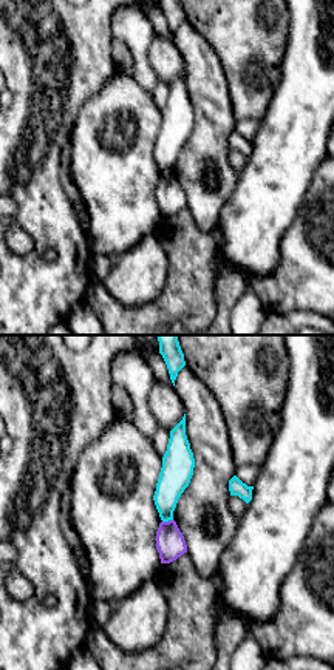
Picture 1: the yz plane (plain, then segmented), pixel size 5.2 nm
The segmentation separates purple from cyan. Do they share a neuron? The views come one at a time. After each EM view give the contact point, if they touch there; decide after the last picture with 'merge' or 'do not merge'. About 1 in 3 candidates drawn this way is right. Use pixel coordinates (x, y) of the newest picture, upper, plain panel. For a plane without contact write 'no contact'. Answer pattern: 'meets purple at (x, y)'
meets purple at (169, 175)

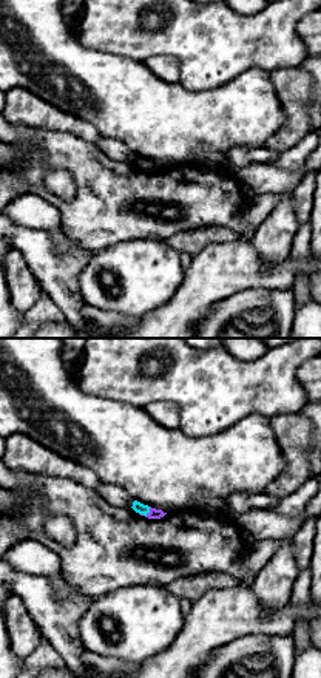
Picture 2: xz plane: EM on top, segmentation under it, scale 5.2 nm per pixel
meets purple at (148, 167)

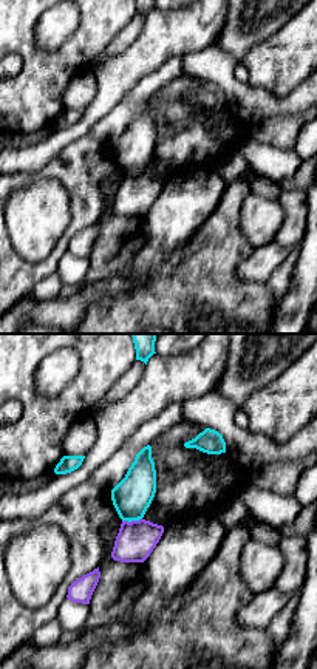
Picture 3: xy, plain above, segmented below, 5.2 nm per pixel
meets purple at (132, 175)

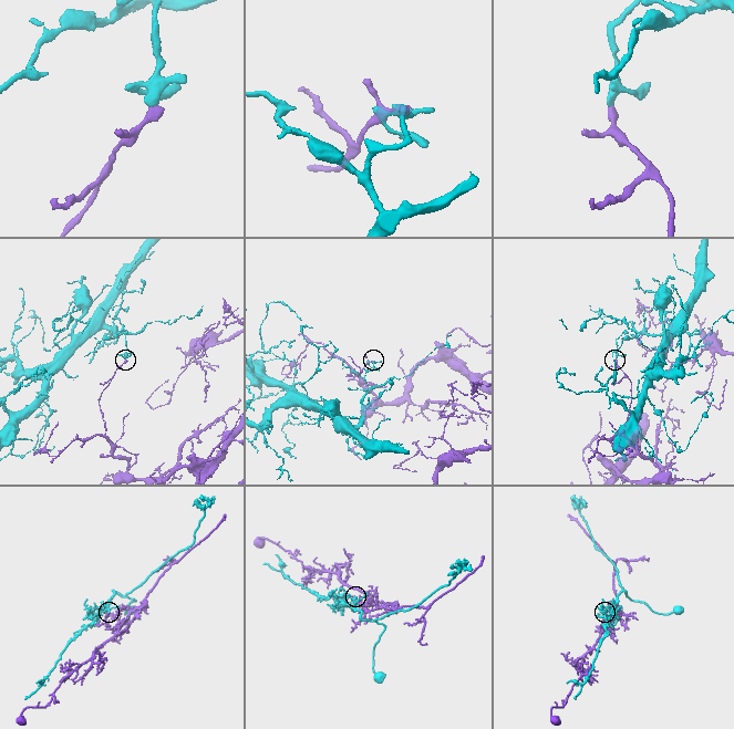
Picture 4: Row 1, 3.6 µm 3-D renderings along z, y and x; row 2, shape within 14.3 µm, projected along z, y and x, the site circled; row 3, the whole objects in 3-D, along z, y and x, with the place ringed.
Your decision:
do not merge

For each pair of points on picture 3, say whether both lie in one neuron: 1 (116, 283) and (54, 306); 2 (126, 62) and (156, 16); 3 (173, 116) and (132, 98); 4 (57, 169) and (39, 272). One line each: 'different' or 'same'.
1: same
2: same
3: different
4: same

